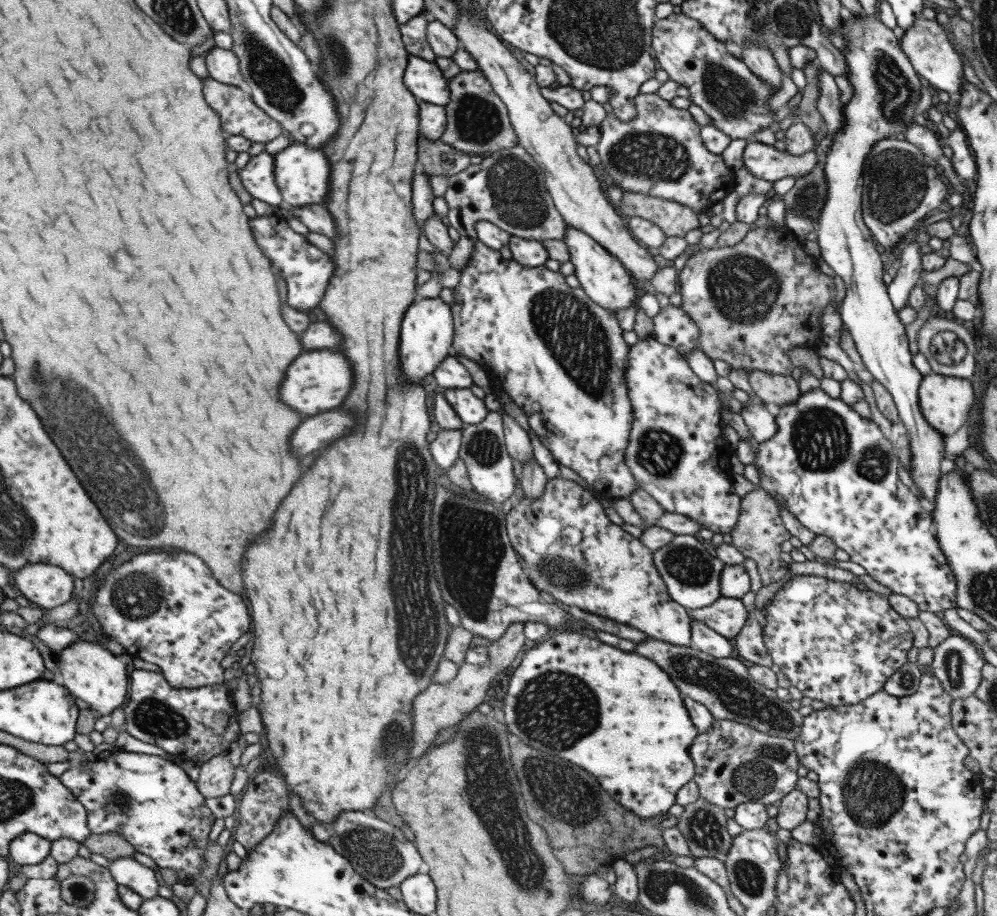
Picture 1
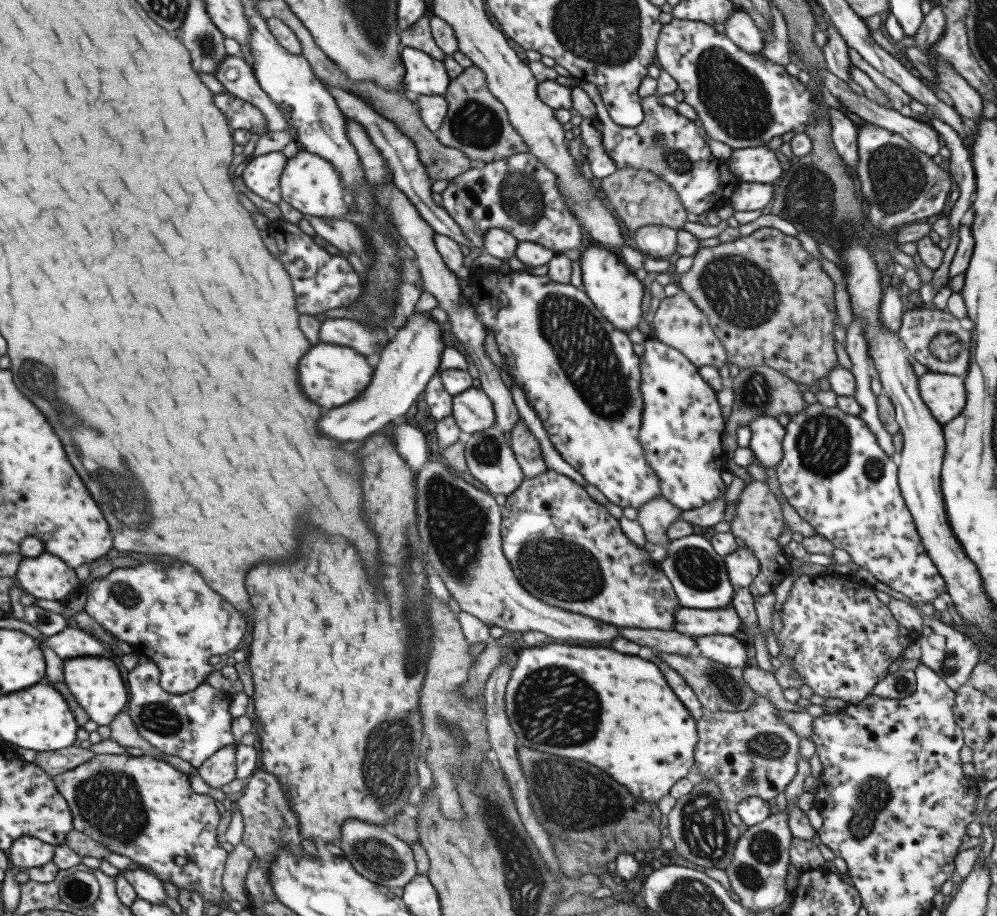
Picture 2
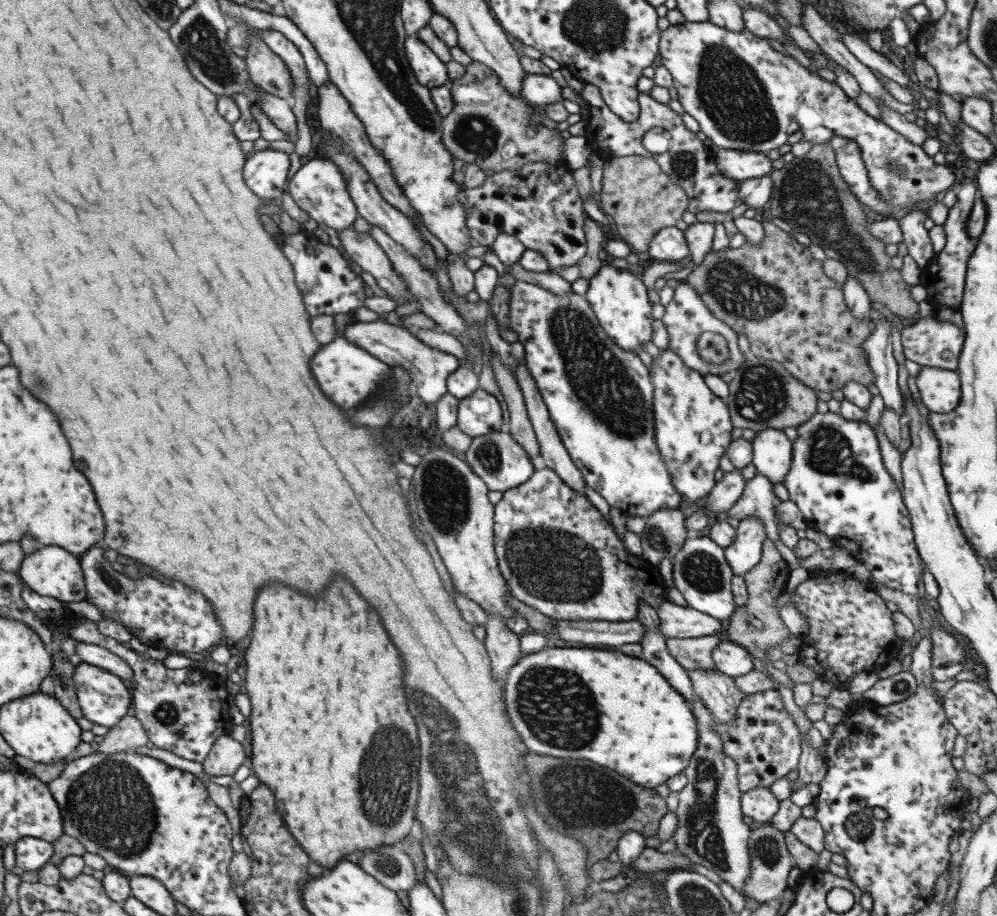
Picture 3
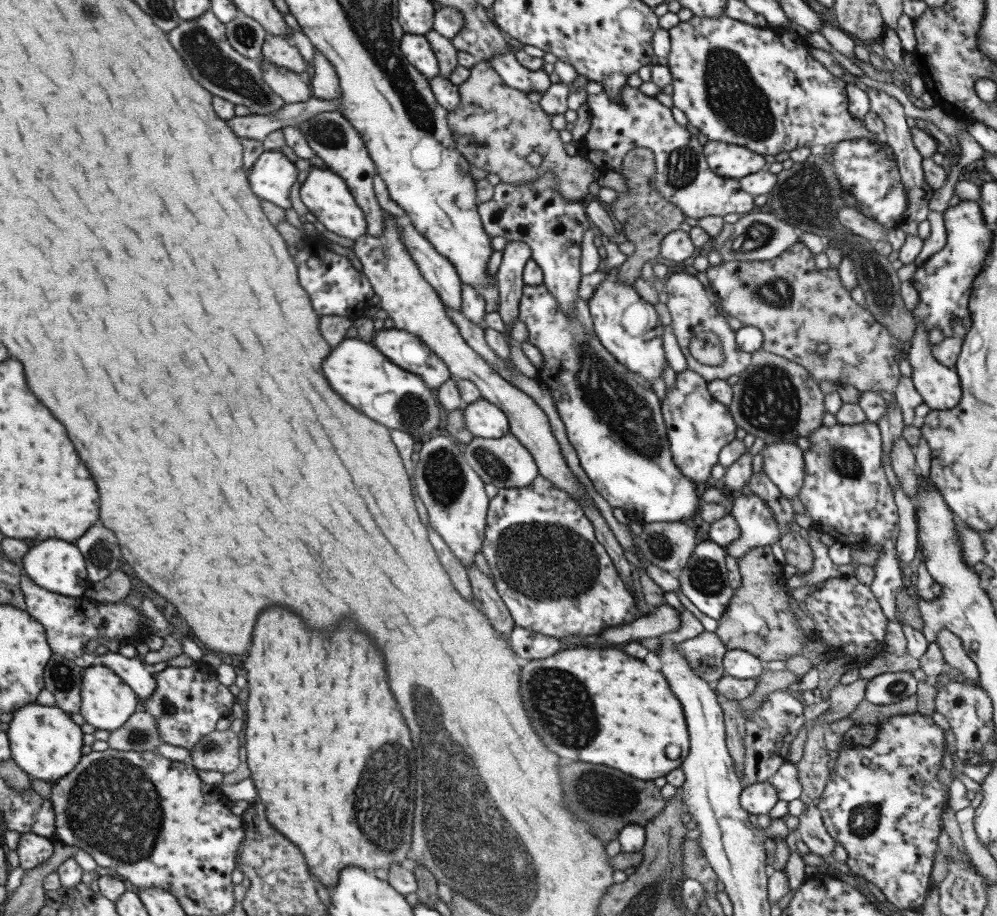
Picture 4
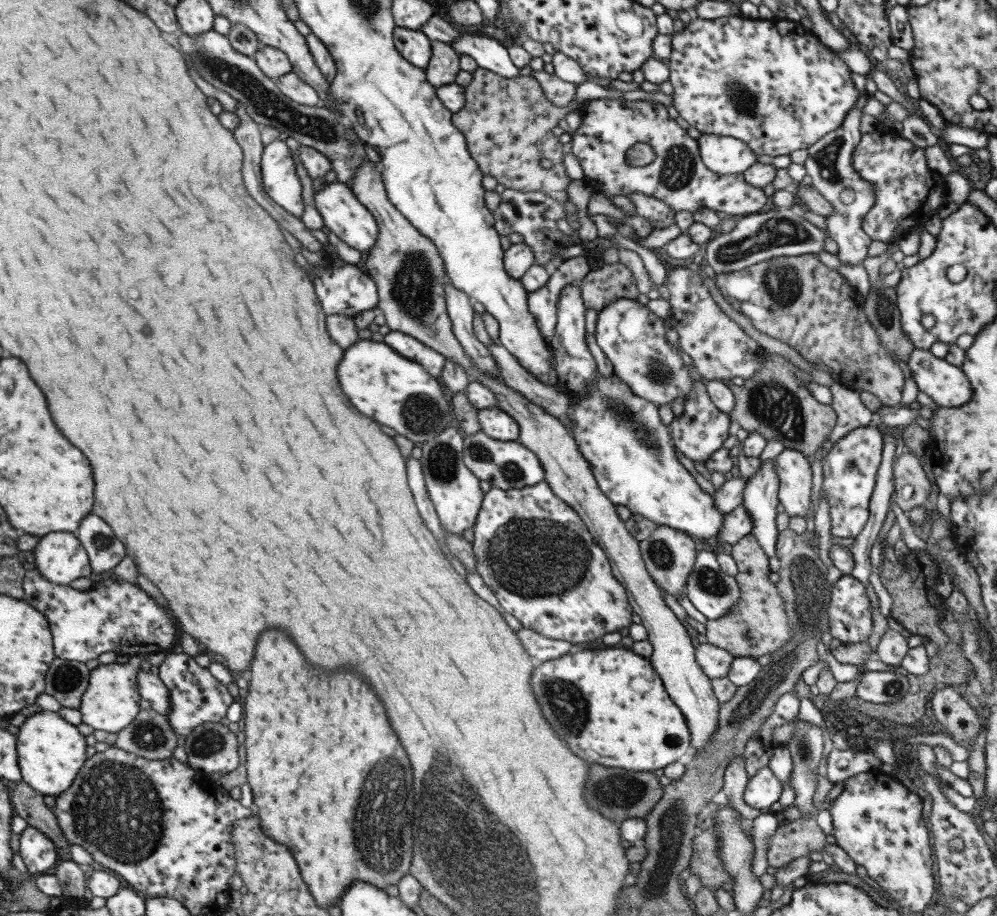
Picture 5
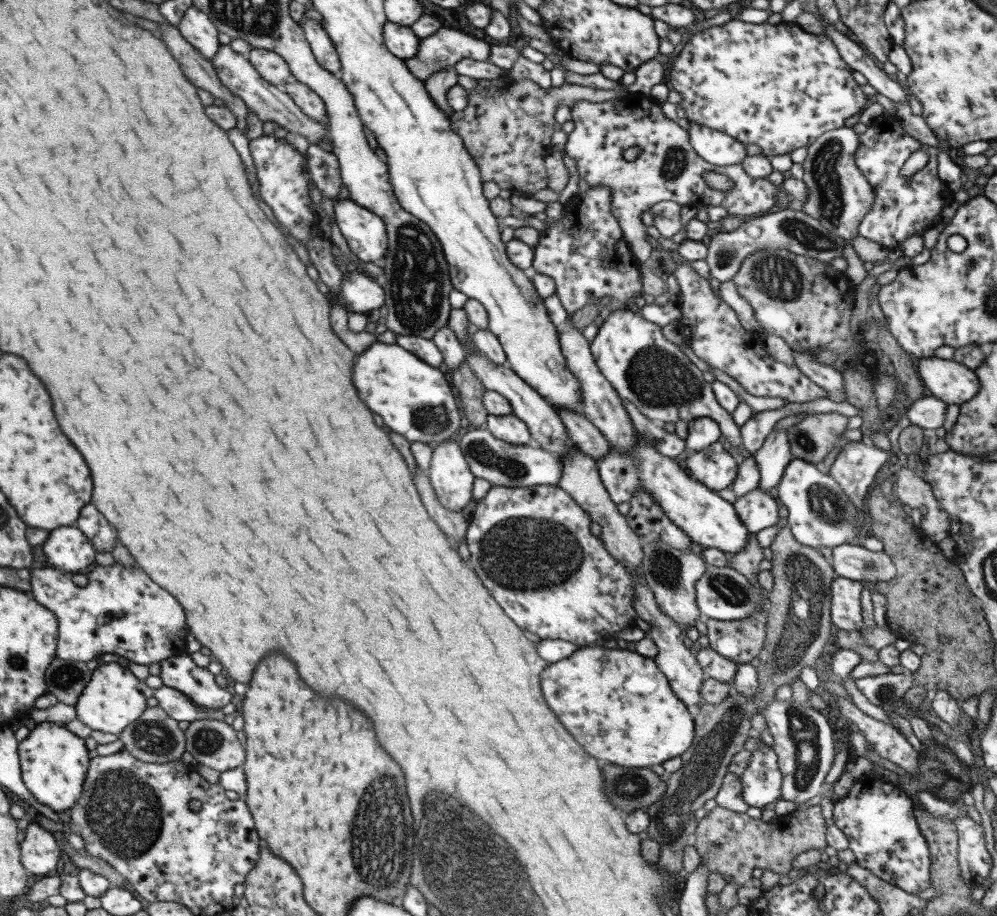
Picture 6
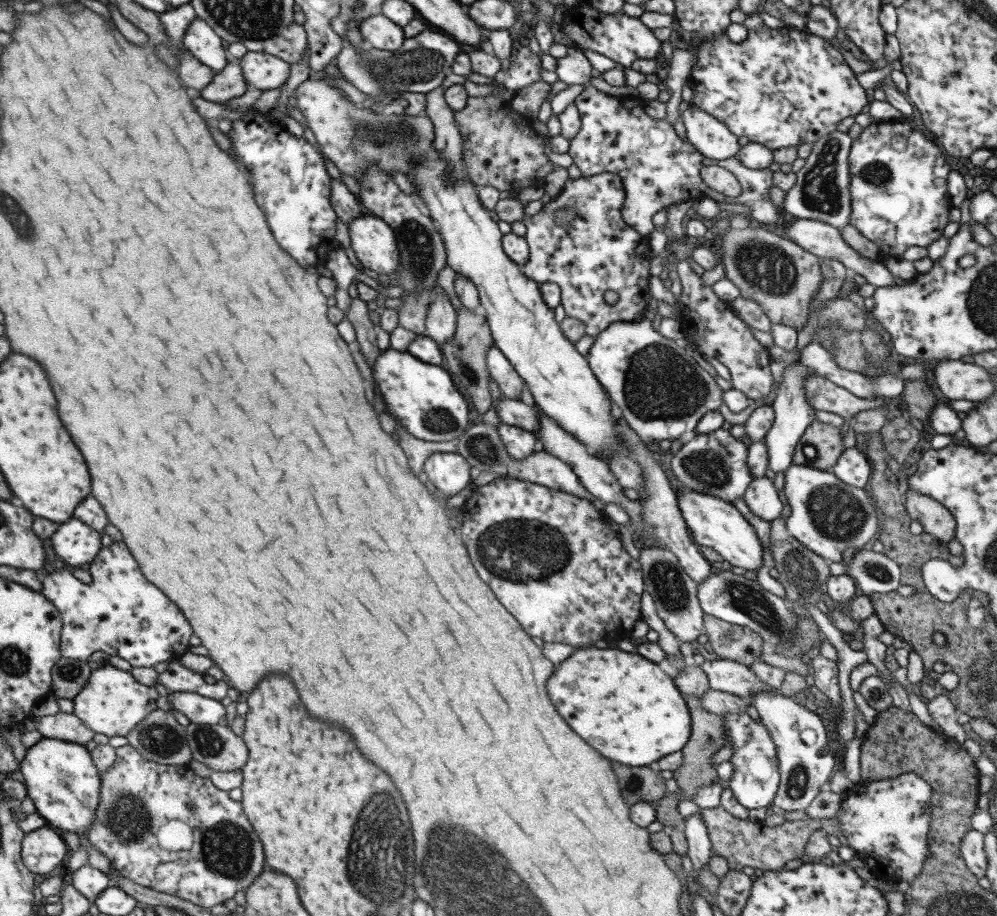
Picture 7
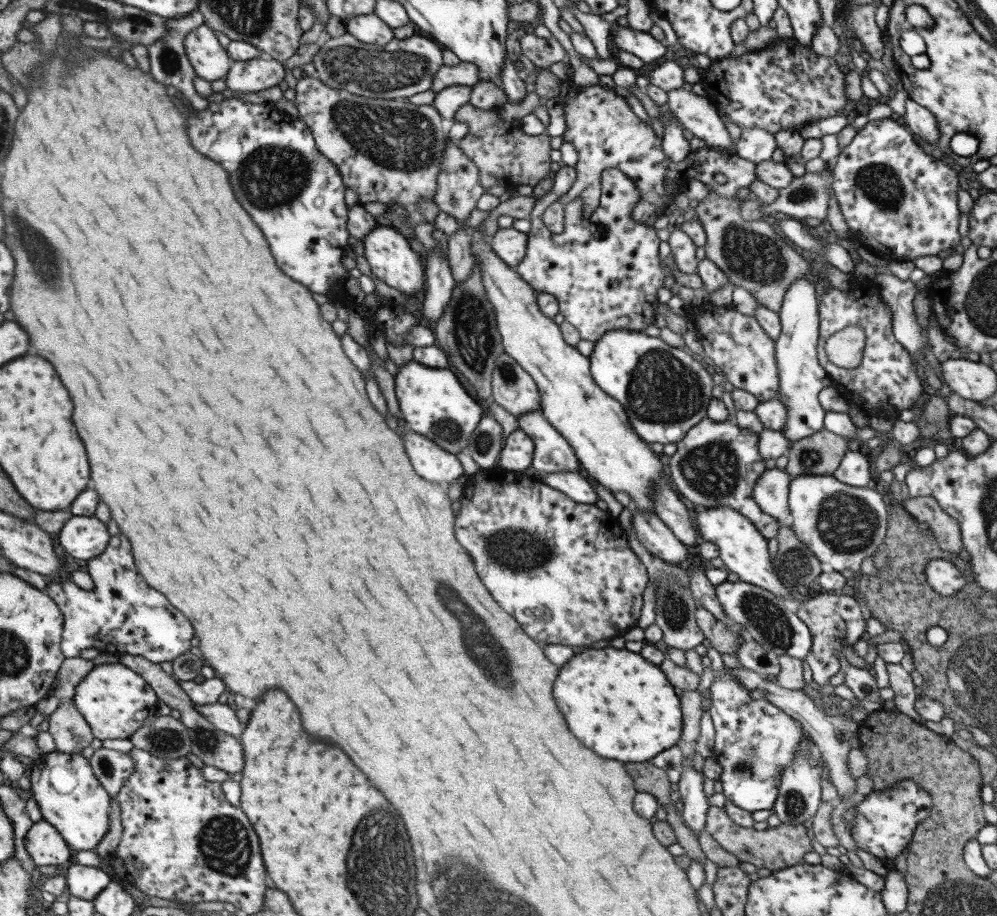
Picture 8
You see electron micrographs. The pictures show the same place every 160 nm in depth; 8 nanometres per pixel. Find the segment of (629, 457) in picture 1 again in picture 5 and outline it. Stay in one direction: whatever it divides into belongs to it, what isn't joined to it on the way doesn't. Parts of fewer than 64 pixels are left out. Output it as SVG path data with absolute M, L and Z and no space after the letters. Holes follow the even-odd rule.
M693 381L693 390L684 400L680 416L674 416L669 424L669 436L673 439L674 450L692 462L705 462L728 438L731 419L728 414L719 412L707 397L704 383Z

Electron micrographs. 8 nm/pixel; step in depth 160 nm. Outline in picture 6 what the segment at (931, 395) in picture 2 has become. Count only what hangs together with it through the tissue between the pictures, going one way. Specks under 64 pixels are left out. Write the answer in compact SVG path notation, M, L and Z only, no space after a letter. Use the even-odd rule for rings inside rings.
M935 356L916 361L917 375L925 392L943 401L945 405L959 406L977 394L979 380L969 368Z

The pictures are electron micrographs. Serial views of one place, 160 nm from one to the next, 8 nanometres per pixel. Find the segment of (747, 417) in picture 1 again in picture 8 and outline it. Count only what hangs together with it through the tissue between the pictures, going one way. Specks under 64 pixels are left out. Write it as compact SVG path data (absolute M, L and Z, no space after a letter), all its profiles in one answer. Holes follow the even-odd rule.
M799 475L790 477L788 484L787 493L787 505L789 510L788 524L790 529L795 533L795 536L802 542L814 555L815 558L820 562L821 566L827 570L841 572L844 568L847 570L855 571L859 569L861 560L866 556L873 558L874 552L881 546L882 540L884 539L886 533L886 526L888 523L888 513L887 508L882 500L882 492L874 486L874 490L869 489L869 487L856 487L847 486L838 479L833 478L831 475Z

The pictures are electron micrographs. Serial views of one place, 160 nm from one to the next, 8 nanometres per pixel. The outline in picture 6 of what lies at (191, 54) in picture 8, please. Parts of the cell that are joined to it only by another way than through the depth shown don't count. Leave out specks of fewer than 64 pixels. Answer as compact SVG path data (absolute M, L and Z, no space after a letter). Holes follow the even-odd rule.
M189 6L184 12L177 31L203 58L210 60L218 49L218 32L207 16L197 7Z

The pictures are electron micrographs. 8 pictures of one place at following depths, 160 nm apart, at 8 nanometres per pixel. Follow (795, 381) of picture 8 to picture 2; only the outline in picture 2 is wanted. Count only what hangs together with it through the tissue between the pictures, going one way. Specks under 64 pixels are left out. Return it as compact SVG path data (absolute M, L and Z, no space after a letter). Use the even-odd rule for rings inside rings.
M737 547L735 552L723 557L726 573L735 589L745 588L755 578L759 565L752 555L752 550L745 547Z

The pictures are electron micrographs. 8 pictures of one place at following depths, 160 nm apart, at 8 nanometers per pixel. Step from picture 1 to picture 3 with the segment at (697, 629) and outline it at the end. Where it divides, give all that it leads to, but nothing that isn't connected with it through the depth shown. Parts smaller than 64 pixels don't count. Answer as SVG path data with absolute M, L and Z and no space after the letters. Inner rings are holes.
M719 642L711 653L715 669L730 677L745 674L758 667L747 651L731 642Z

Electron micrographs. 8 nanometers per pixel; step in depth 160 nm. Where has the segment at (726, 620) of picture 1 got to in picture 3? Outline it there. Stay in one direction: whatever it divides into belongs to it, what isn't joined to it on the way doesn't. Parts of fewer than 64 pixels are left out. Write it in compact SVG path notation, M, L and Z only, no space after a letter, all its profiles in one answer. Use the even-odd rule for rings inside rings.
M665 600L658 603L656 614L659 634L667 638L700 638L720 634L725 623L691 607L678 606Z

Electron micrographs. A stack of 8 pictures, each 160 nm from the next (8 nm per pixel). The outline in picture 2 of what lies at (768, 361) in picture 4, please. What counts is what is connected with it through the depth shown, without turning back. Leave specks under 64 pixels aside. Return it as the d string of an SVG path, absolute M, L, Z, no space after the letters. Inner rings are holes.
M771 367L743 368L729 384L733 388L733 405L731 406L729 419L724 421L722 448L723 453L730 458L733 456L736 447L734 439L736 439L736 429L738 426L748 426L749 421L755 420L761 414L763 416L771 416L771 418L777 418L780 414L790 417L793 414L799 414L806 406L802 393L797 390L797 383Z

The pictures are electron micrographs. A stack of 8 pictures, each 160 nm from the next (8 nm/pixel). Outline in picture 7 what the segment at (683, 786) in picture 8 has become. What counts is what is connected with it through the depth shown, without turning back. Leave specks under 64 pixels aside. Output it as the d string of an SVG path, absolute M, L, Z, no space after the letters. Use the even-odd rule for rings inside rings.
M698 809L695 815L684 818L681 827L687 840L687 858L693 865L691 876L697 876L697 873L709 863L710 841L706 831L706 825L702 821L701 810Z

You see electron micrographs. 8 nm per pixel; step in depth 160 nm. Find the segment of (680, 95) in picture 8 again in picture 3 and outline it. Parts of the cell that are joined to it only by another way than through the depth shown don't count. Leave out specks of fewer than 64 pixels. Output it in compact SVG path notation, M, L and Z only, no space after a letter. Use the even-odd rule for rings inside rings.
M713 148L713 155L719 173L736 181L762 178L773 171L771 160L764 153Z

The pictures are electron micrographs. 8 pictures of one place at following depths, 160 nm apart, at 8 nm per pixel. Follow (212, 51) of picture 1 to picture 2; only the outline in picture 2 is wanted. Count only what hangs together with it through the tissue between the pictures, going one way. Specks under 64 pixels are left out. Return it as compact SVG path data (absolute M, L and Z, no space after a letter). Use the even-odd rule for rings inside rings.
M227 55L217 65L214 76L225 91L252 104L263 113L266 118L266 132L283 131L286 128L286 120L281 111L257 84L250 64L240 55Z

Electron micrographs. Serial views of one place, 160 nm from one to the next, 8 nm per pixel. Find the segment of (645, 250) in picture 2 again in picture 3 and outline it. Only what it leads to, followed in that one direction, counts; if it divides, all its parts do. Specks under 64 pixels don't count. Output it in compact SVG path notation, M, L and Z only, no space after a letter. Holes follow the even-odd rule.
M674 226L661 228L648 242L647 256L655 261L679 260L688 255L688 248L681 230Z

